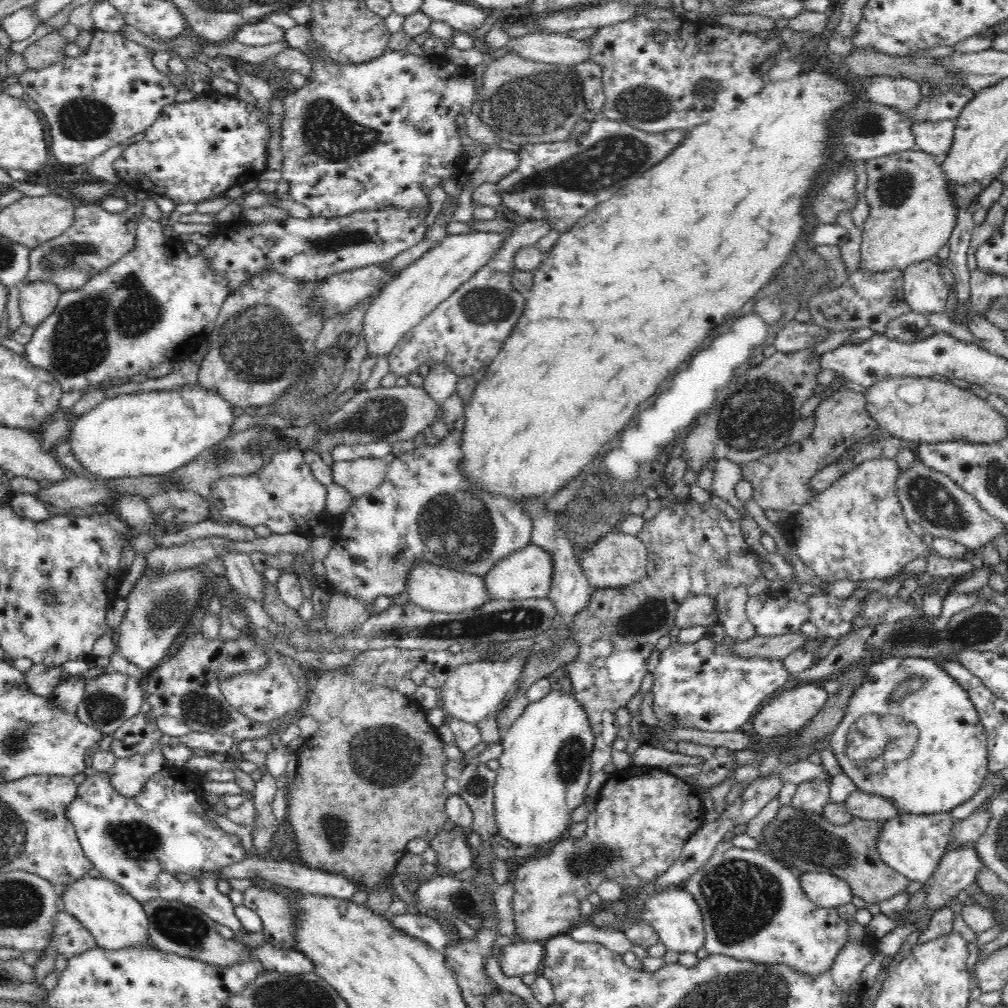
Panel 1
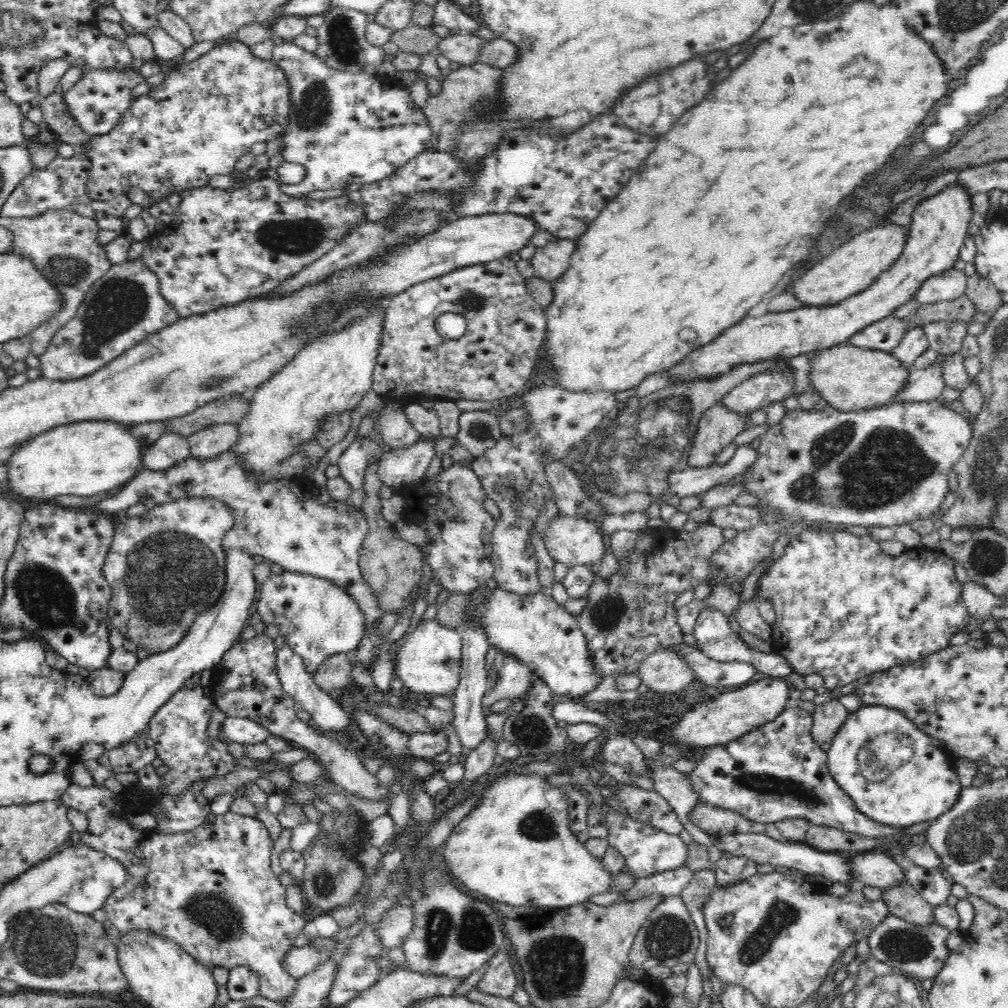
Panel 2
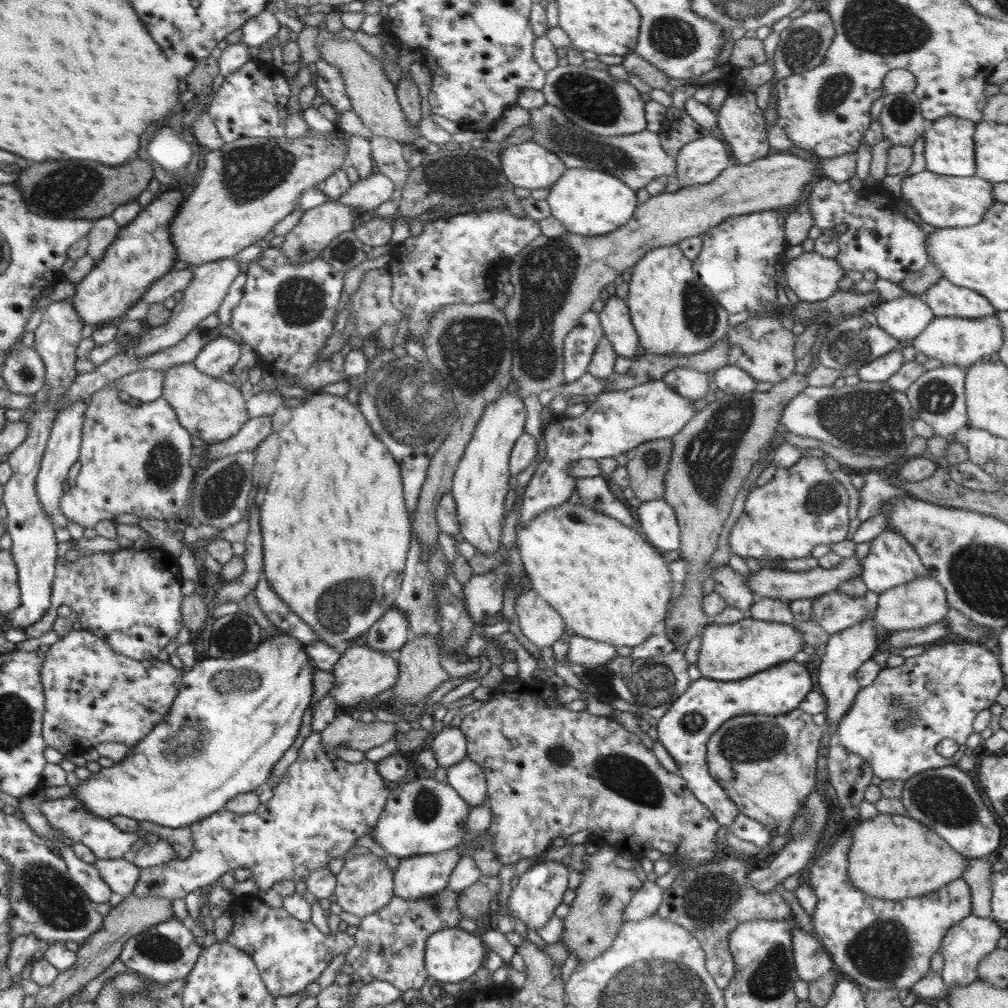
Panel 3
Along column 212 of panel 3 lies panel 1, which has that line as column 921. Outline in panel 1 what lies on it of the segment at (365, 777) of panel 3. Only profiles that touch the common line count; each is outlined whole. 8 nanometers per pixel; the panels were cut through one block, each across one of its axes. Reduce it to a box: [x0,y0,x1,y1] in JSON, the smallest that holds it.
[875,813,955,884]

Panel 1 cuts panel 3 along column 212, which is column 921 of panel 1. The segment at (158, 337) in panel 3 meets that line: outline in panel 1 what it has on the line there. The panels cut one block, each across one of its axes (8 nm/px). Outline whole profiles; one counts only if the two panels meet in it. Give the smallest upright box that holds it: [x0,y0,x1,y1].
[903,260,949,317]

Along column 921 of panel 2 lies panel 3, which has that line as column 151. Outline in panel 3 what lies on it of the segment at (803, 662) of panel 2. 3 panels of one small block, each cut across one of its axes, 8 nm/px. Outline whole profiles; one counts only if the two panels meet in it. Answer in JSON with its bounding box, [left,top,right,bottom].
[24,546,184,661]

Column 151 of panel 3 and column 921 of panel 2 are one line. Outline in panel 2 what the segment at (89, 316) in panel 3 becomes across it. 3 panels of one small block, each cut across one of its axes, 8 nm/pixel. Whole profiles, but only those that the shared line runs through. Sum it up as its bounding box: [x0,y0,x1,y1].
[670,184,972,384]

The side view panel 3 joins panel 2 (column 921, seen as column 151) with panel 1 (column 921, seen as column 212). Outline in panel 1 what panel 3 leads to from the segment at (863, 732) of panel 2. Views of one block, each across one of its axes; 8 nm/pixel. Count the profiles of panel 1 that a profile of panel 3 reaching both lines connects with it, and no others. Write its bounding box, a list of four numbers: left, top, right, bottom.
[829,656,988,815]

